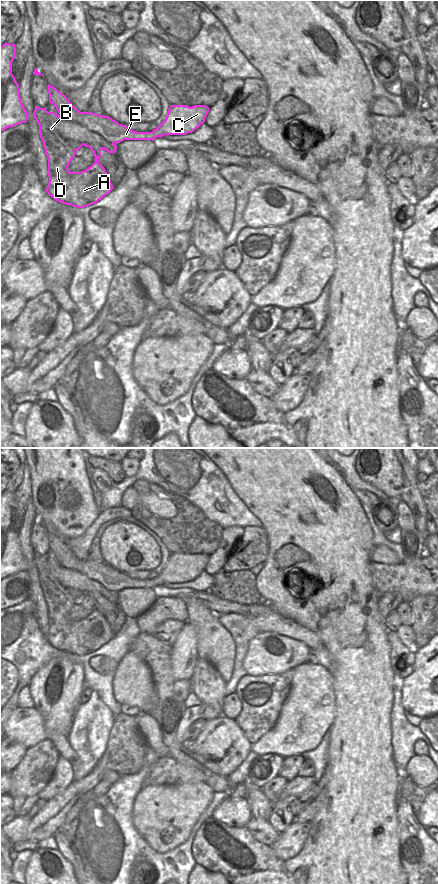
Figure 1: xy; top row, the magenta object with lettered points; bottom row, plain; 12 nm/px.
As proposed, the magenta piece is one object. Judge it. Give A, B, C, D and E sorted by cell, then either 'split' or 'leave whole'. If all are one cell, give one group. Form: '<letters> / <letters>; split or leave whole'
A B D / C E; split

